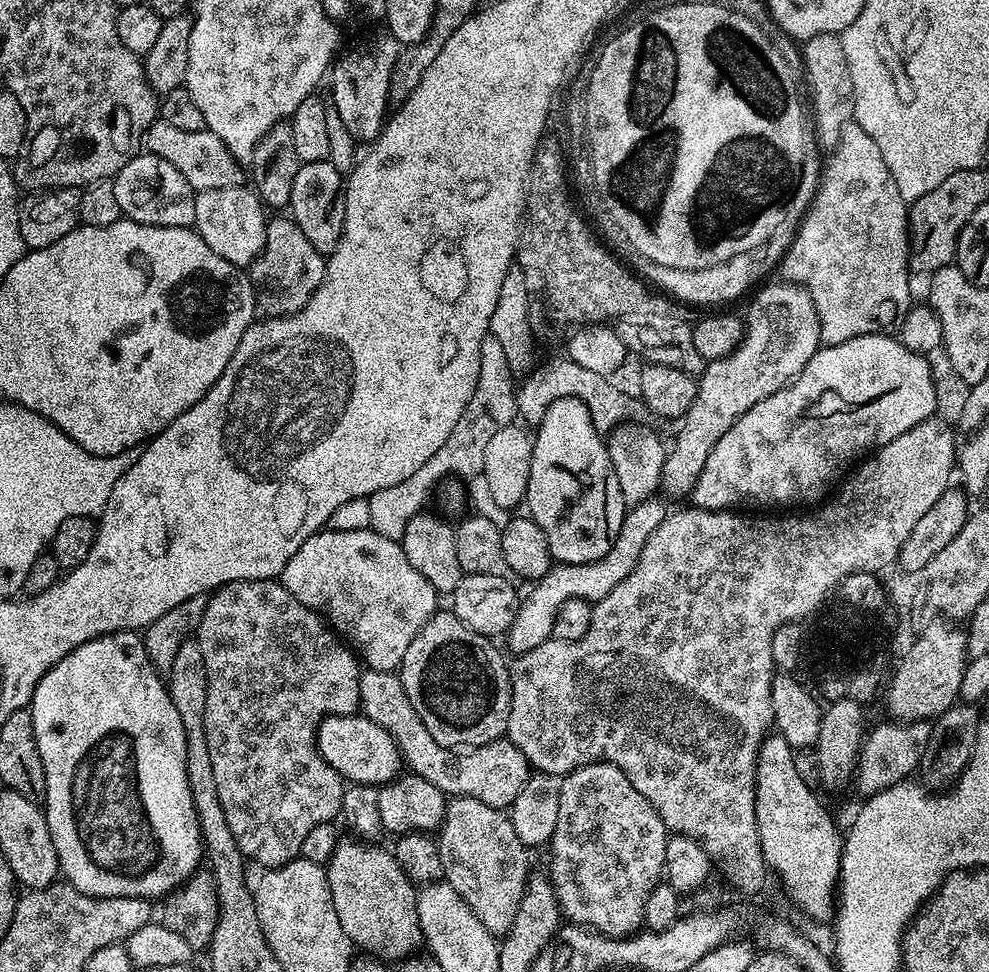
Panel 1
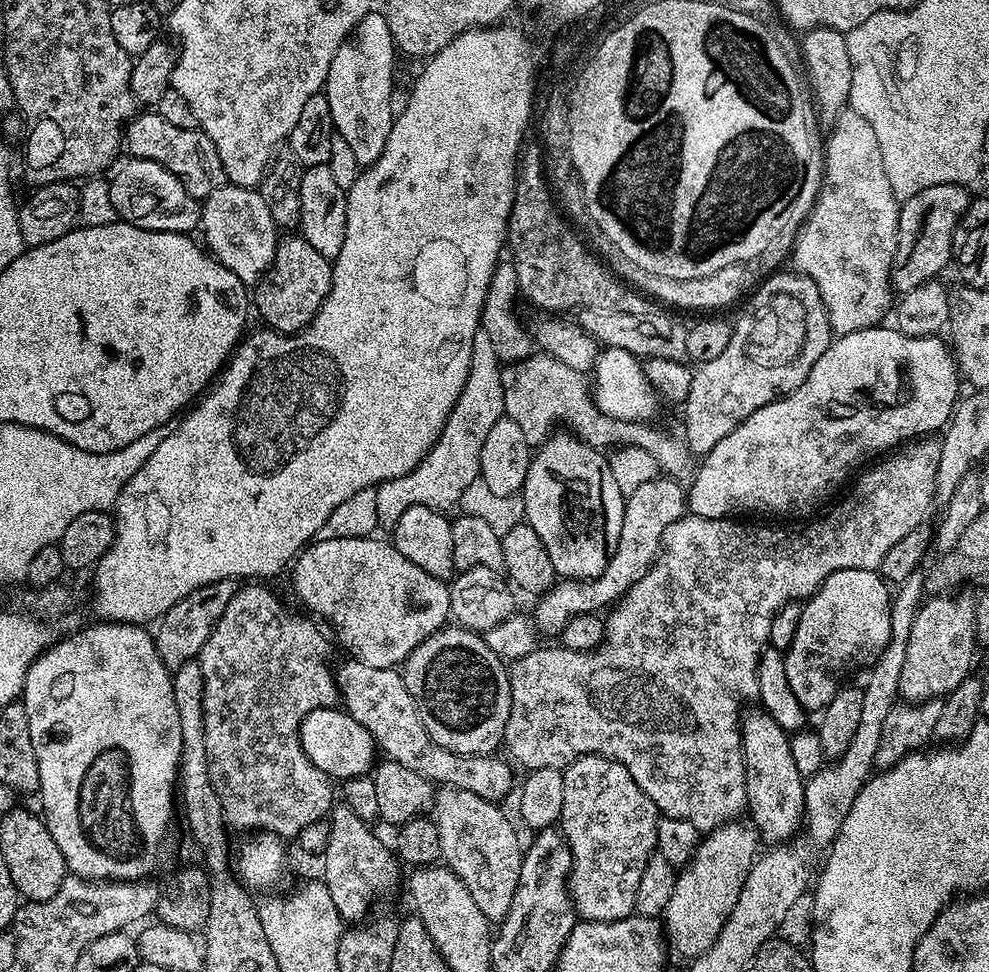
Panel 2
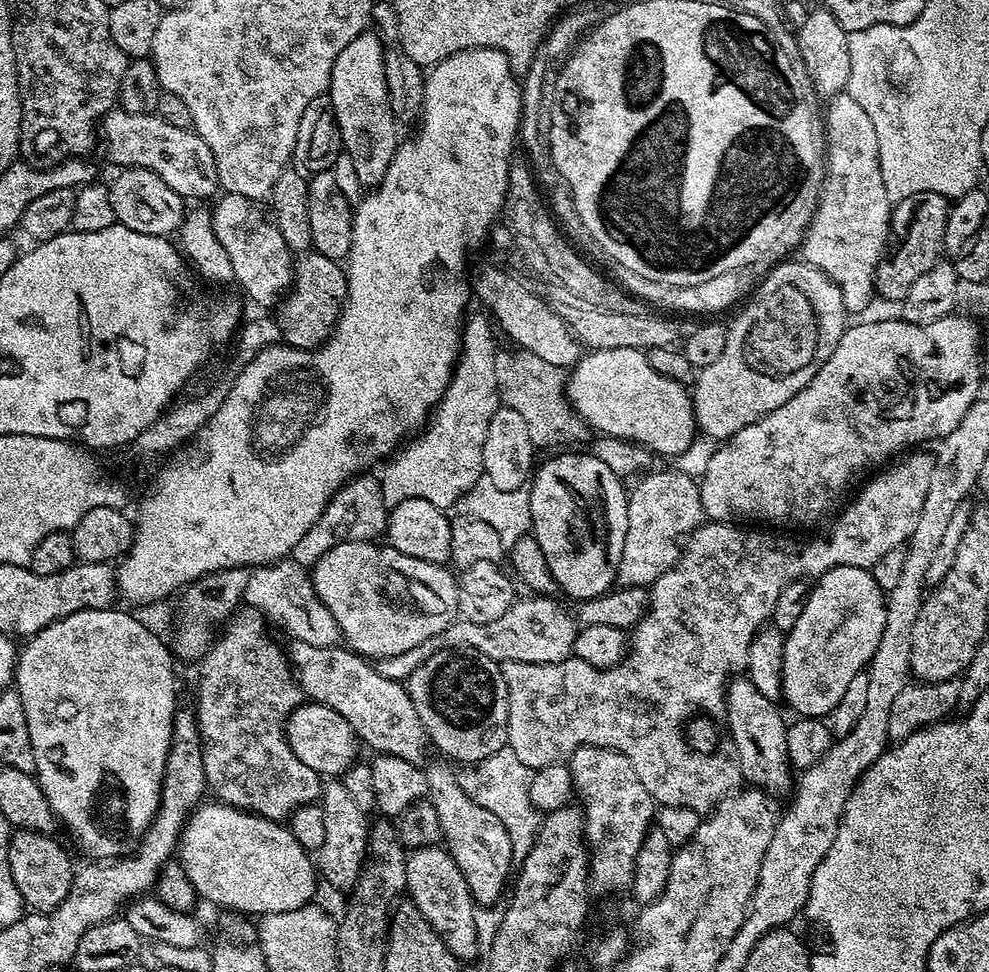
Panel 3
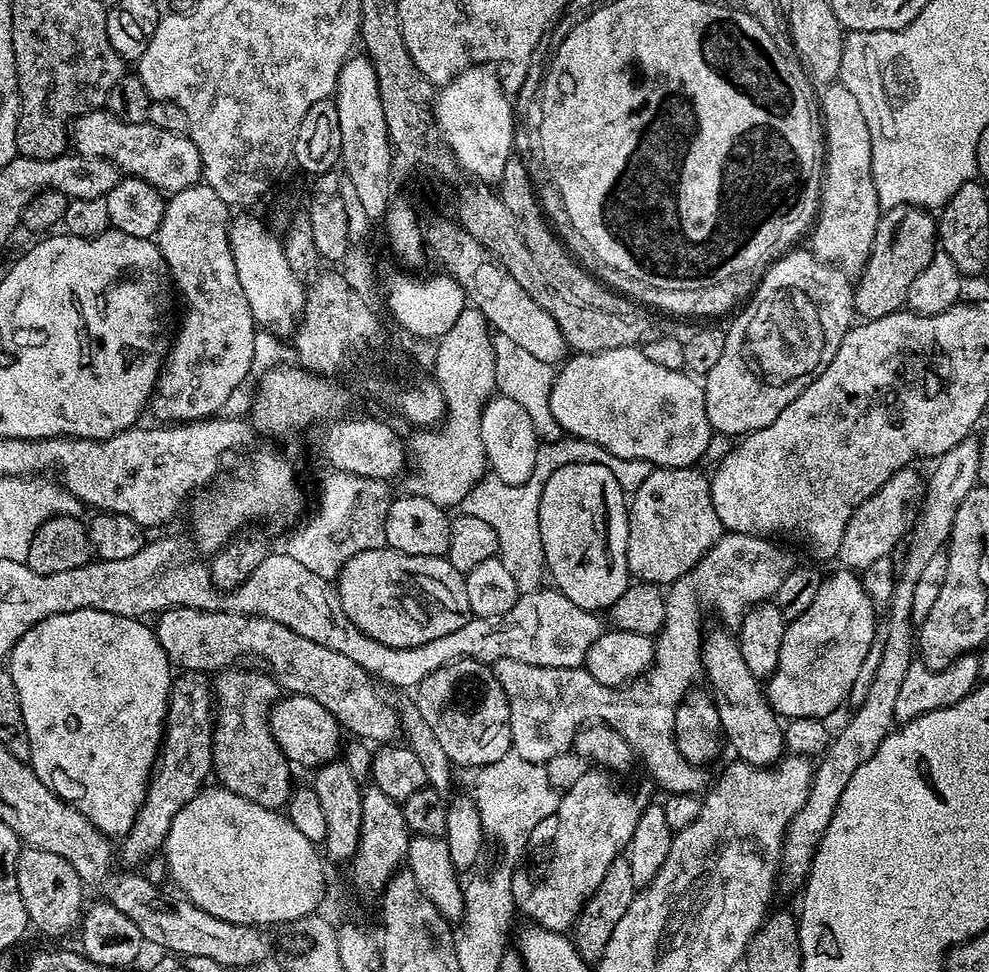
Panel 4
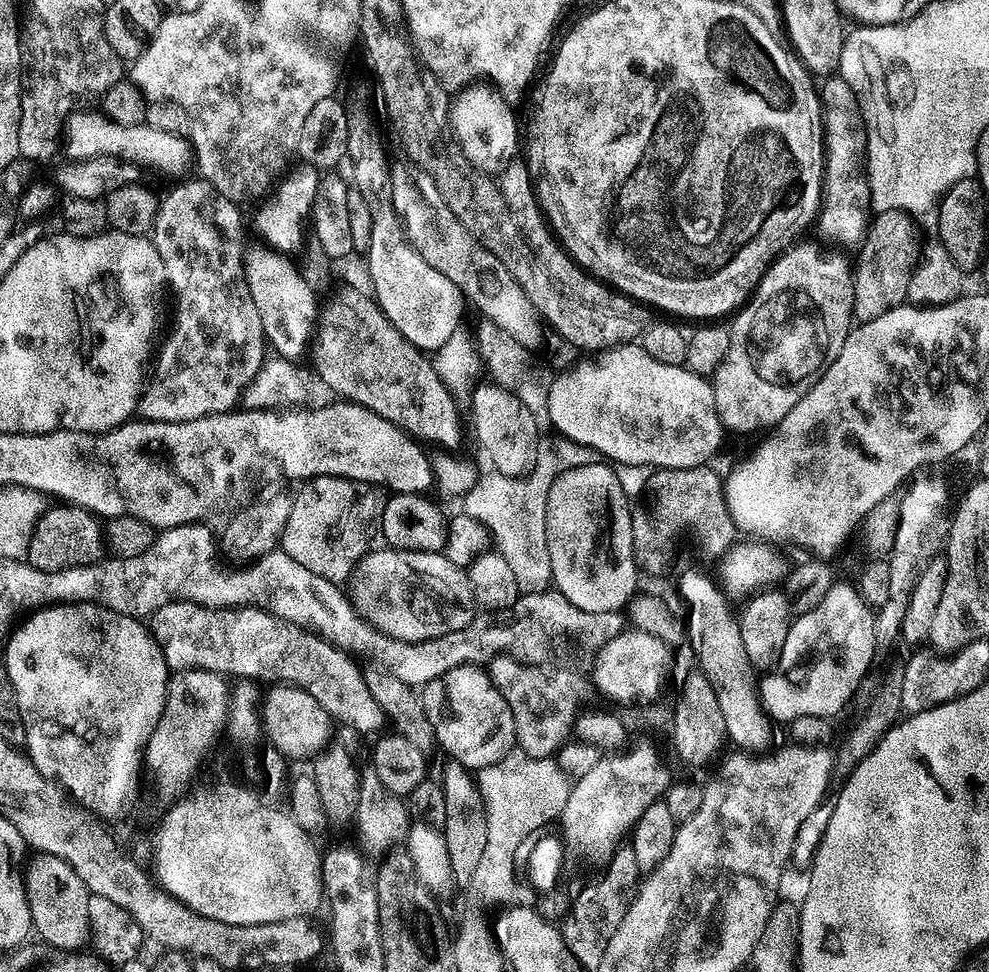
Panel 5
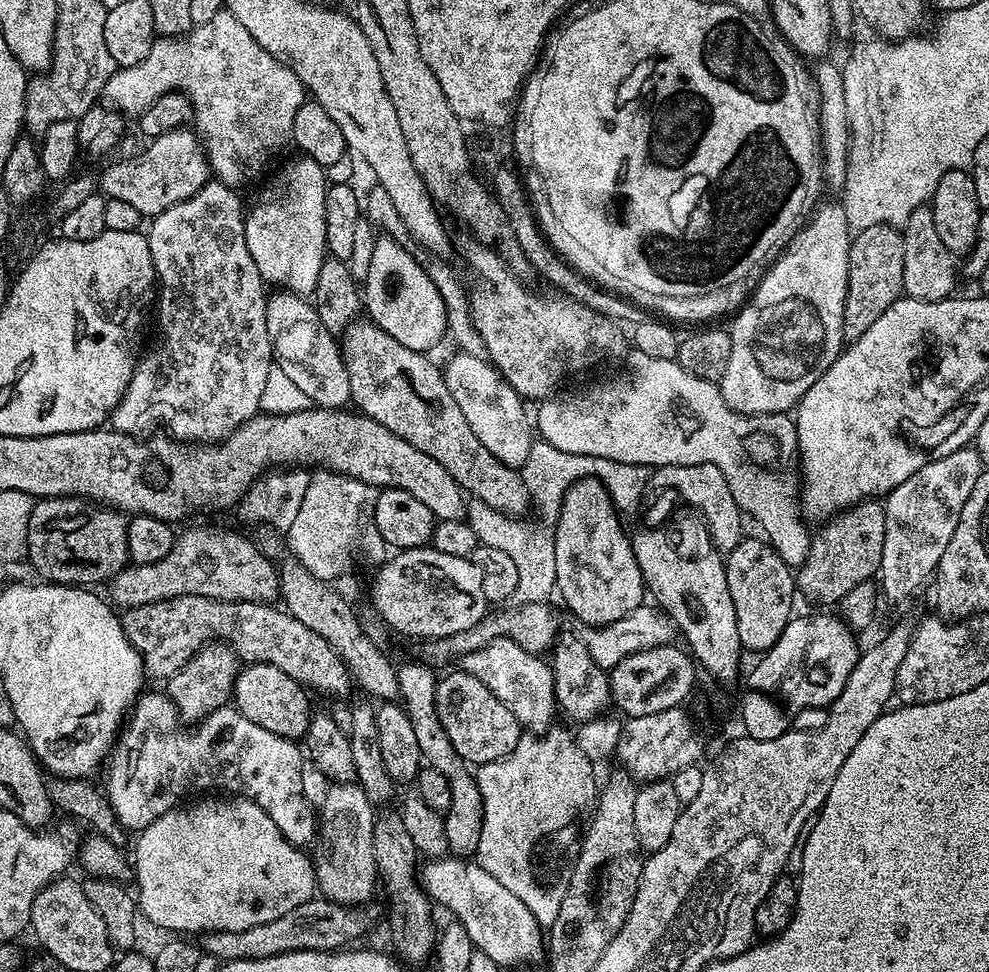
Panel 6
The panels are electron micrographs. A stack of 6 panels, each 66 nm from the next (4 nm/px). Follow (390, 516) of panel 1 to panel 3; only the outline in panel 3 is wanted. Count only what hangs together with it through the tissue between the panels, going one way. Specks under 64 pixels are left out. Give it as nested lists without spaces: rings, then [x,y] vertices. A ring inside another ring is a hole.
[[[470,320],[465,321],[460,334],[460,359],[456,361],[456,369],[452,372],[452,381],[448,384],[444,397],[431,413],[430,423],[415,439],[403,445],[391,462],[388,462],[392,464],[383,465],[384,473],[378,476],[382,498],[388,506],[406,502],[406,498],[426,498],[426,502],[434,502],[434,506],[448,510],[483,477],[482,449],[486,442],[486,433],[490,419],[502,404],[496,382],[497,355],[498,348],[495,348],[493,340],[480,332],[474,332]]]

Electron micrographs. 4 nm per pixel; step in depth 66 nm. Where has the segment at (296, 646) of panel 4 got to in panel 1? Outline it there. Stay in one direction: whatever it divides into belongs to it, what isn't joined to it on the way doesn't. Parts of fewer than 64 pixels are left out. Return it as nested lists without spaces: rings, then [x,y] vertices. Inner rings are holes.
[[[368,670],[361,675],[360,712],[389,732],[398,746],[403,763],[407,767],[409,764],[412,767],[409,769],[415,775],[421,776],[423,780],[430,782],[434,786],[438,786],[438,790],[442,790],[445,797],[469,796],[486,802],[486,806],[491,808],[508,810],[529,780],[530,765],[528,759],[522,754],[522,750],[518,750],[518,746],[514,746],[512,741],[507,738],[501,738],[489,744],[480,744],[476,748],[467,750],[444,748],[438,742],[434,742],[434,738],[430,738],[430,730],[426,730],[422,718],[418,718],[414,706],[410,706],[410,698],[406,698],[406,690],[396,672],[374,672]]]

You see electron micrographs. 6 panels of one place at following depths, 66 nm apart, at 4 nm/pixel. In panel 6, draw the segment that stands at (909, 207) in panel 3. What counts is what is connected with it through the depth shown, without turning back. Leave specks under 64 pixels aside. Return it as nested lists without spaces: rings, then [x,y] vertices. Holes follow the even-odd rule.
[[[893,225],[870,226],[853,235],[848,255],[848,293],[844,303],[845,341],[862,338],[862,334],[870,330],[870,325],[882,318],[895,300],[901,299],[904,291],[902,266],[903,238]]]

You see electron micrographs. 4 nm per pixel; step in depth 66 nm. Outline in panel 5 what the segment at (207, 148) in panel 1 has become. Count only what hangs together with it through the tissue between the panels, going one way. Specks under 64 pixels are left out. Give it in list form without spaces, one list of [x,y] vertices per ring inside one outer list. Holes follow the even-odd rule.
[[[84,111],[72,112],[64,121],[62,152],[68,155],[66,157],[69,161],[89,160],[95,156],[119,156],[121,160],[135,164],[141,169],[158,168],[162,172],[180,172],[186,163],[193,161],[191,143],[183,136],[165,134],[145,123],[133,127],[118,126],[100,112]]]

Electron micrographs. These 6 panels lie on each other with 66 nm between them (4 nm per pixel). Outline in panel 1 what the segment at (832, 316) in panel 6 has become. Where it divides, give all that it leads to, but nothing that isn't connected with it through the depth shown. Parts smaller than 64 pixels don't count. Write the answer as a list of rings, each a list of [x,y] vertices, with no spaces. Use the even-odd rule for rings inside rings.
[[[765,283],[751,297],[740,345],[721,360],[711,361],[699,377],[694,402],[682,418],[684,425],[664,457],[660,488],[665,497],[691,497],[702,466],[706,466],[706,458],[710,458],[710,450],[714,450],[718,438],[722,438],[750,406],[788,387],[822,346],[820,323],[808,289],[798,284],[779,283]]]

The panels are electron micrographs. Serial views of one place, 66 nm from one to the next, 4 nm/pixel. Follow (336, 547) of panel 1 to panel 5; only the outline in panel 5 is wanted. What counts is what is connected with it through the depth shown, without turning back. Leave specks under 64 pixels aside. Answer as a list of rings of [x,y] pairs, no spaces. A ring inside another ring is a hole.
[[[384,548],[363,557],[350,577],[350,599],[362,619],[390,638],[422,642],[462,630],[478,614],[467,571],[438,552]]]

